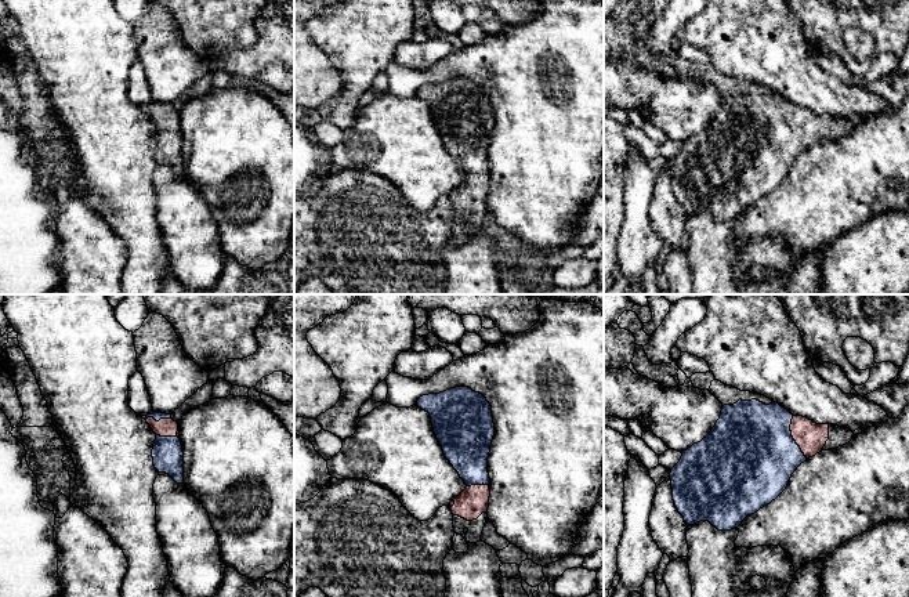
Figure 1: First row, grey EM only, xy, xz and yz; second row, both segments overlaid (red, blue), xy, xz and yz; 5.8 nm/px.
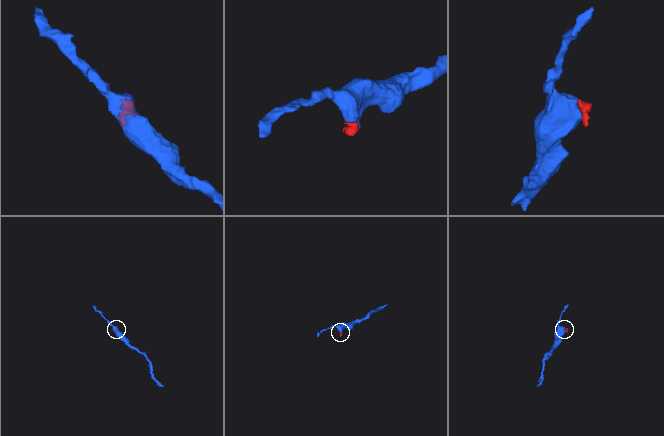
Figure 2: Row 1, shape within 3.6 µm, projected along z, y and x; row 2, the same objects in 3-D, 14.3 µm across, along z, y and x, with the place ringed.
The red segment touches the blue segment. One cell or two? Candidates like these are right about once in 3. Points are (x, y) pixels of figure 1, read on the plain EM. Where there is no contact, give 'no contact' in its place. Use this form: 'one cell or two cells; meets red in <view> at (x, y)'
one cell; meets red in yz at (792, 126)

